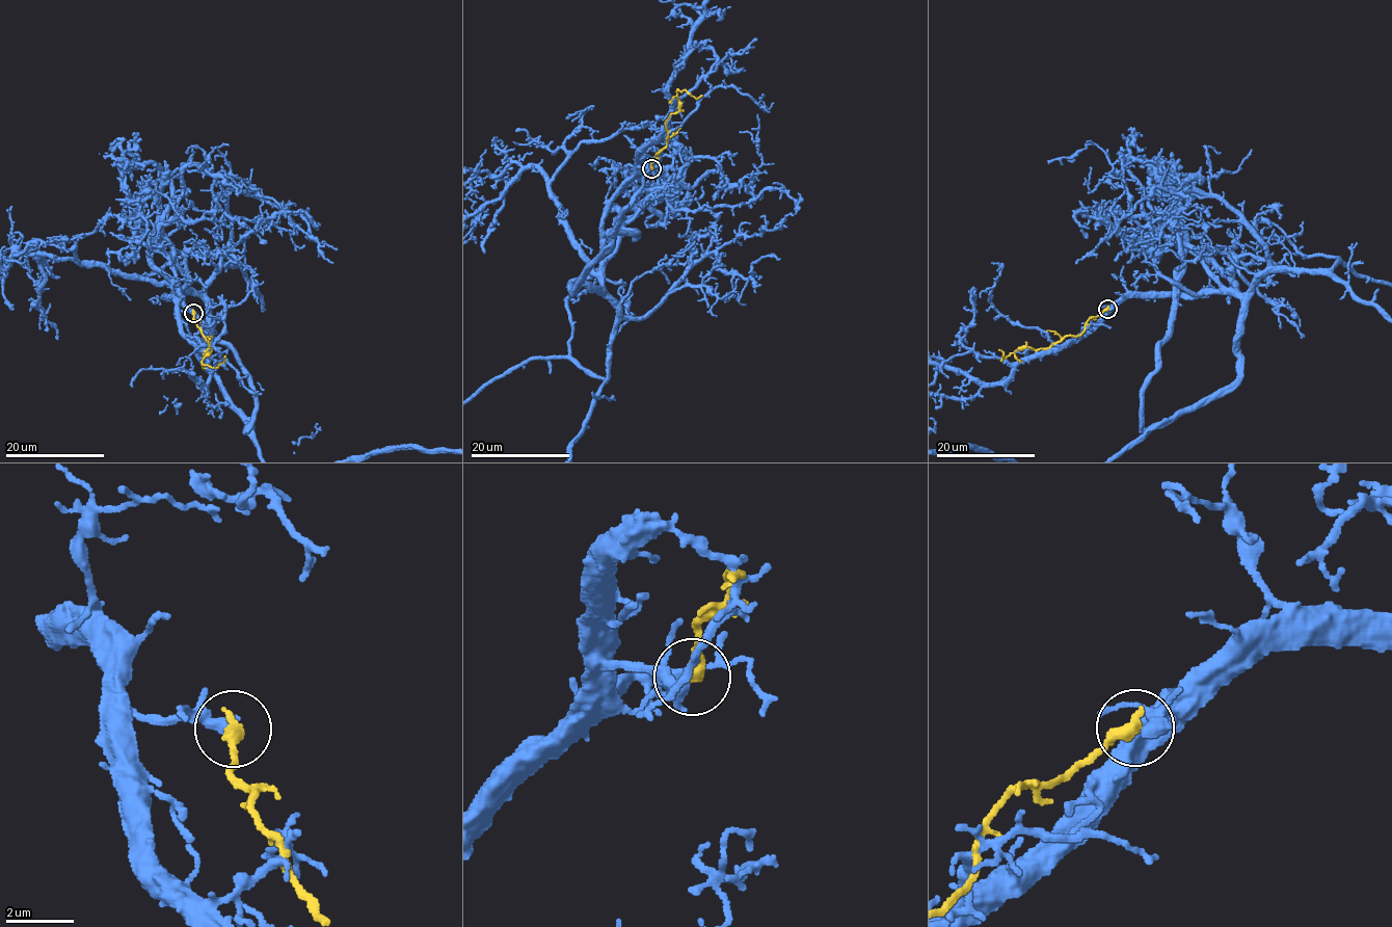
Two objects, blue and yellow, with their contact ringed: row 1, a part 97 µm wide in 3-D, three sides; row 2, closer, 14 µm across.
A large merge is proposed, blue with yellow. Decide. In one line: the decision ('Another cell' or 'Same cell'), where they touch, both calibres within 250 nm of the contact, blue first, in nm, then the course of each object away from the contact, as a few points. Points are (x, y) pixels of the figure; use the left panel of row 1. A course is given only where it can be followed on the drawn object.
Another cell. Place: (193, 313). Thickness 400 nm (blue) against 400 nm. Course of yellow: (193, 313), (209, 340), (203, 353), (209, 354), (203, 364), (216, 367), (224, 356)

